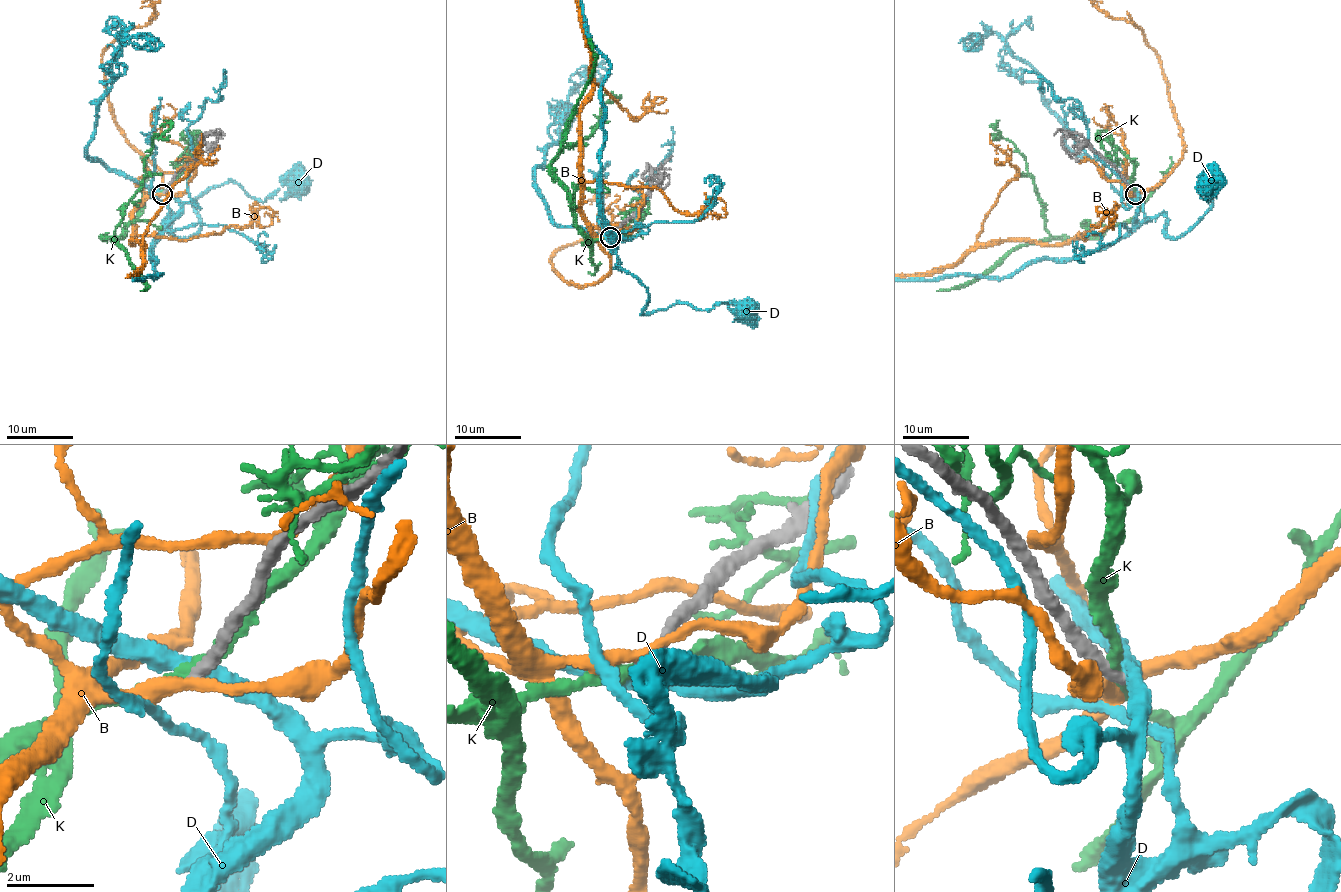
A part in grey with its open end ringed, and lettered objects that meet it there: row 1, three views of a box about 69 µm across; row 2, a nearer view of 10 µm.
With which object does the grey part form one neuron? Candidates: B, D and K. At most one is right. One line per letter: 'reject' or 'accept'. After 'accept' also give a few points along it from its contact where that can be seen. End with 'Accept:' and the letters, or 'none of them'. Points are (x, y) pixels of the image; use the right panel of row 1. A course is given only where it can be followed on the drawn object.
B: reject
D: reject
K: reject
Accept: none of them

